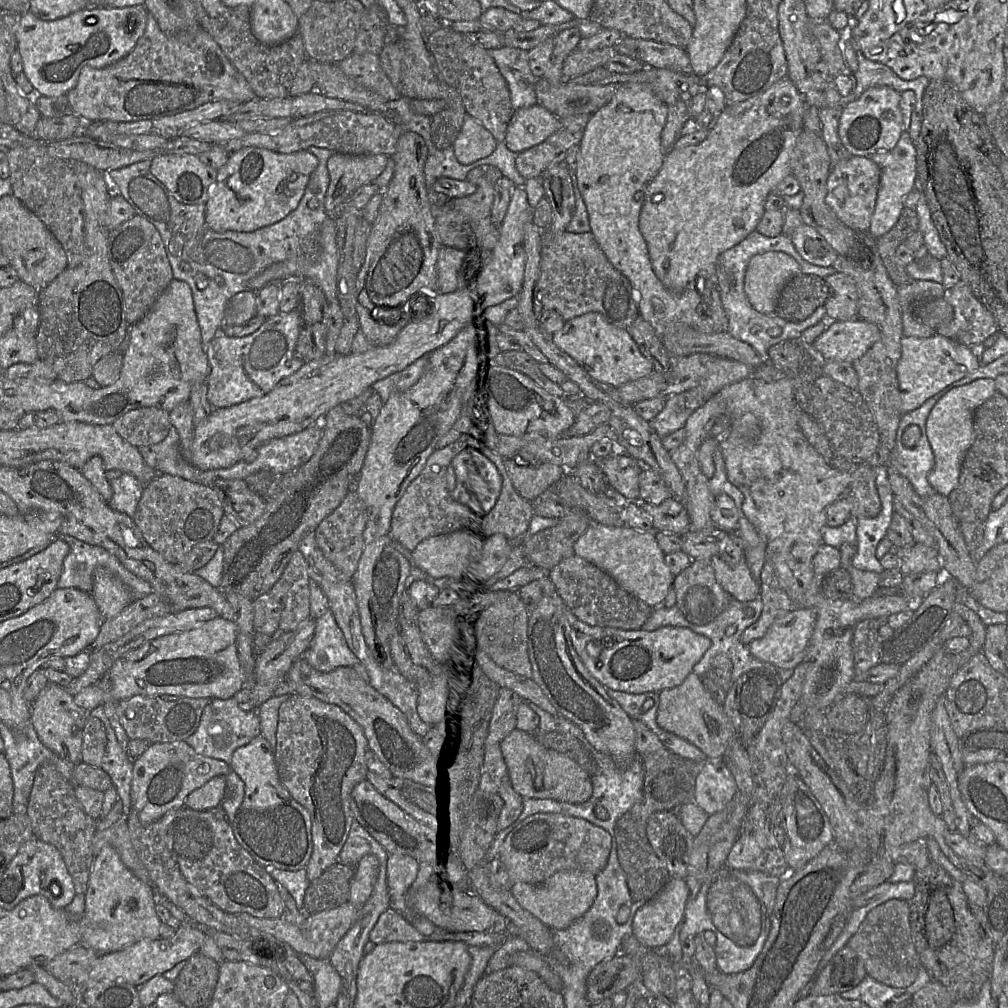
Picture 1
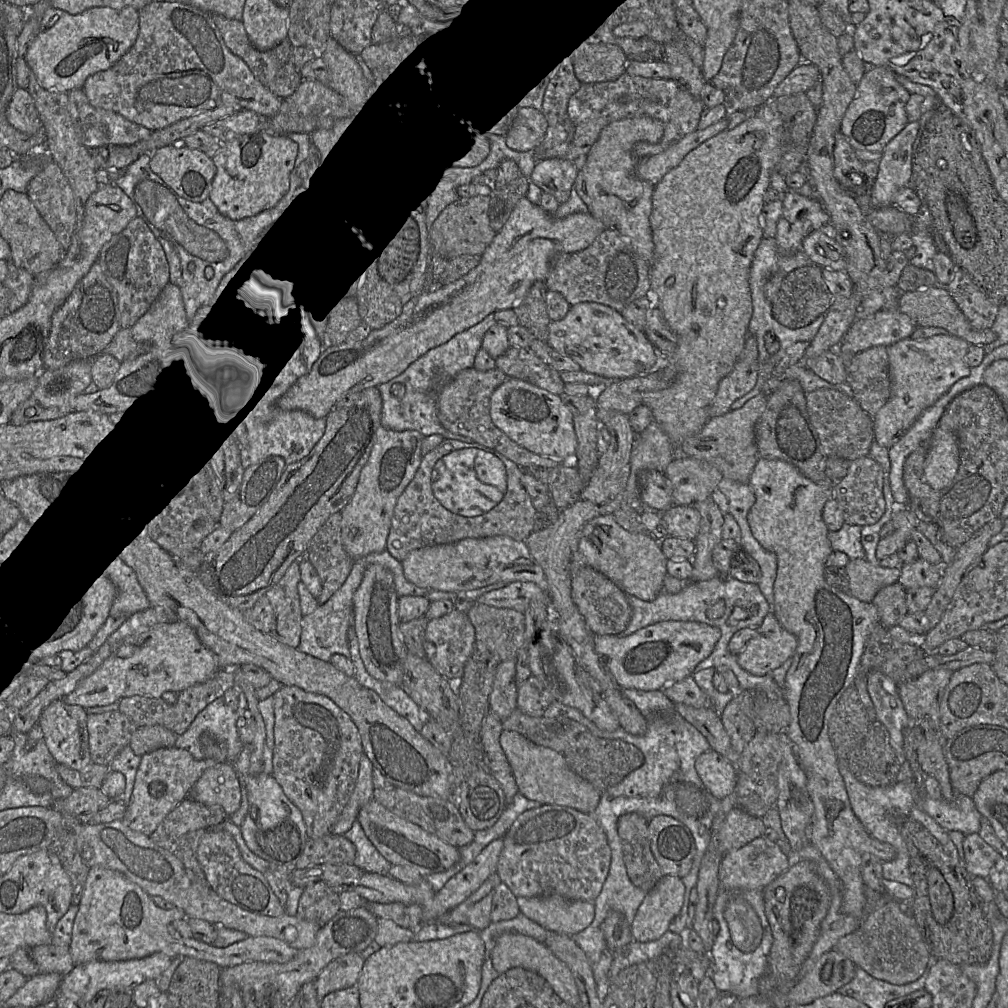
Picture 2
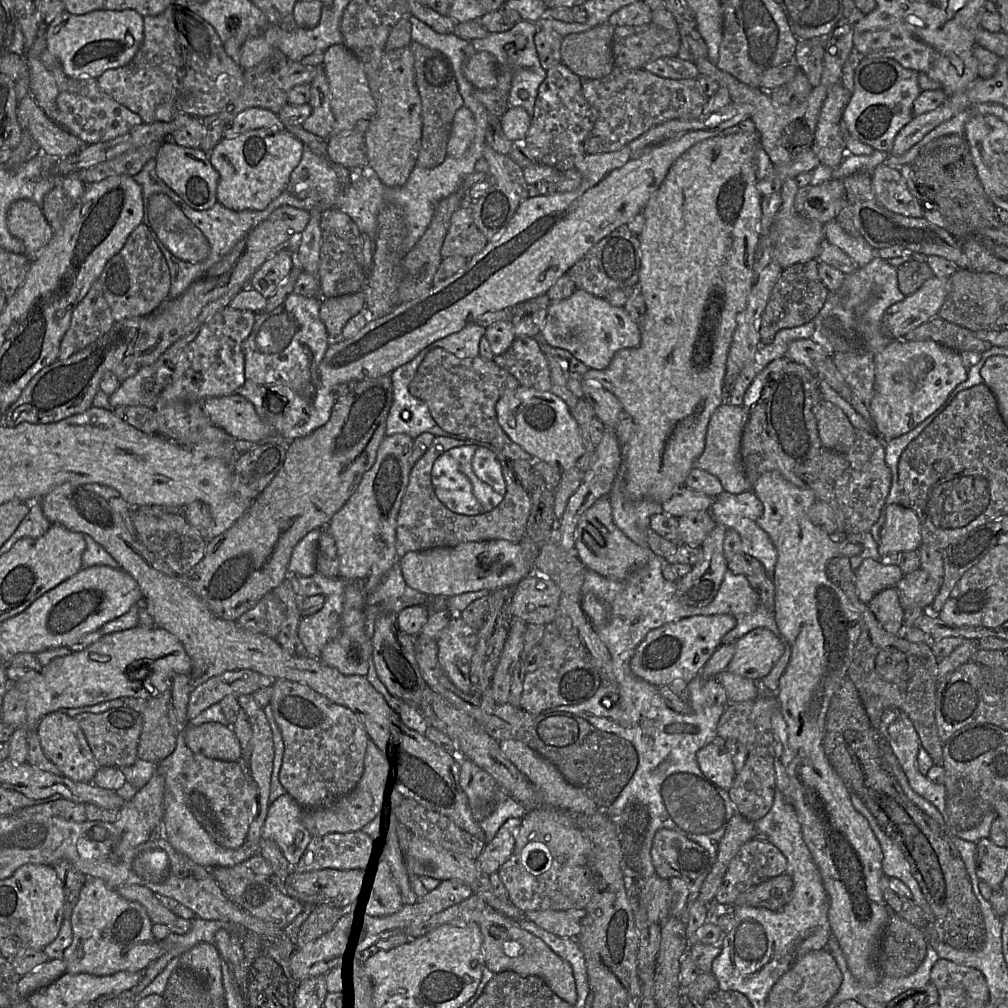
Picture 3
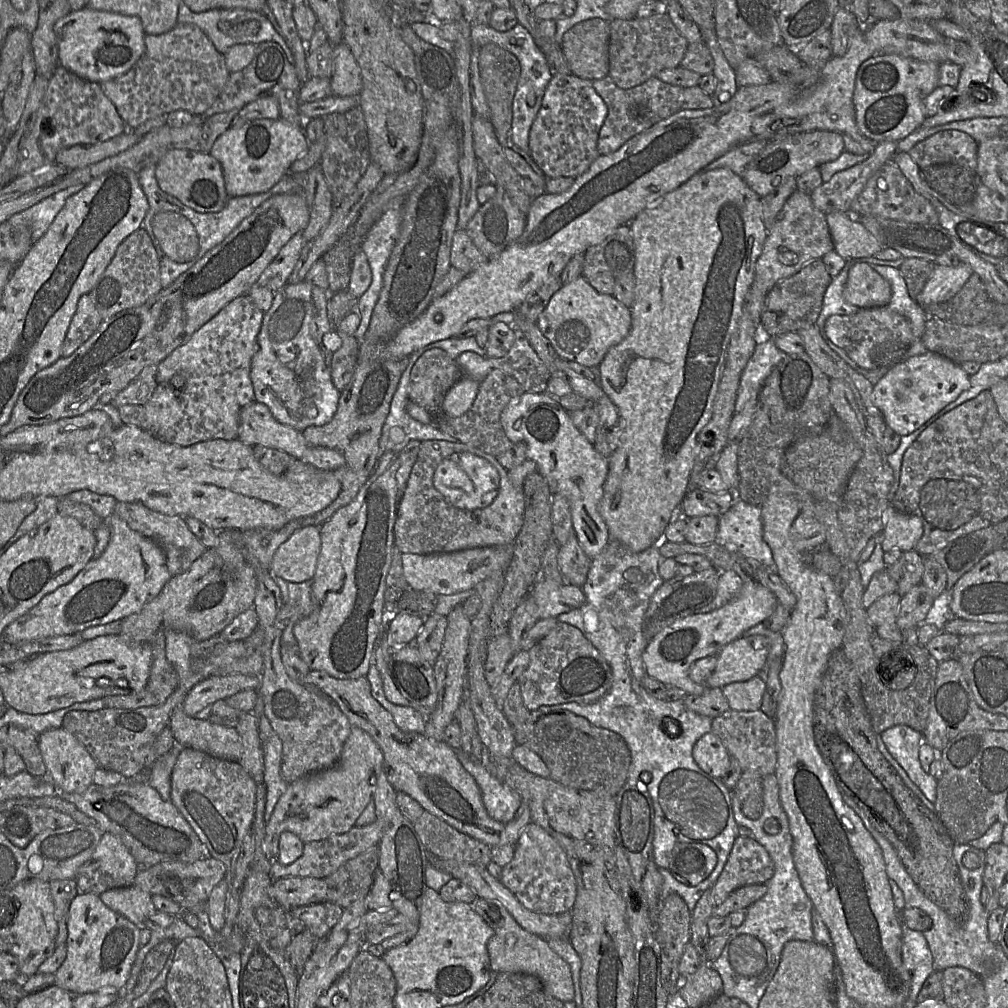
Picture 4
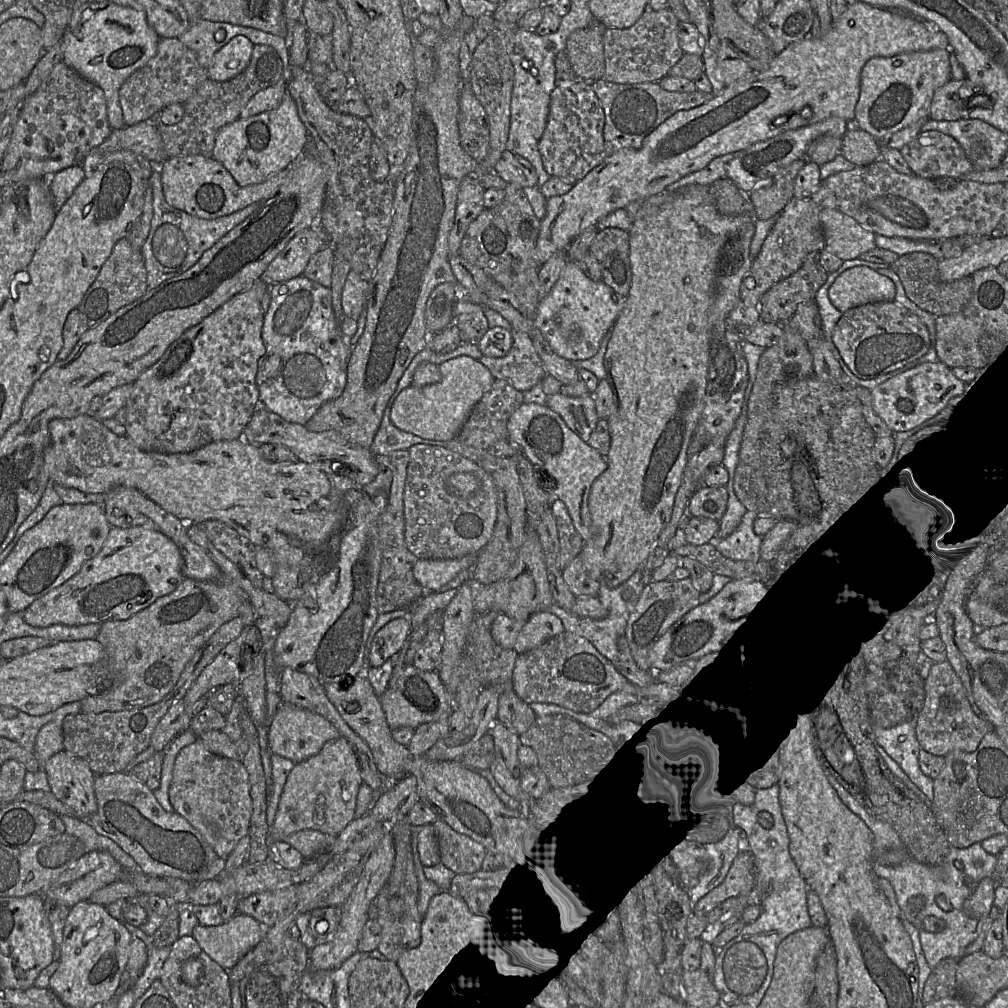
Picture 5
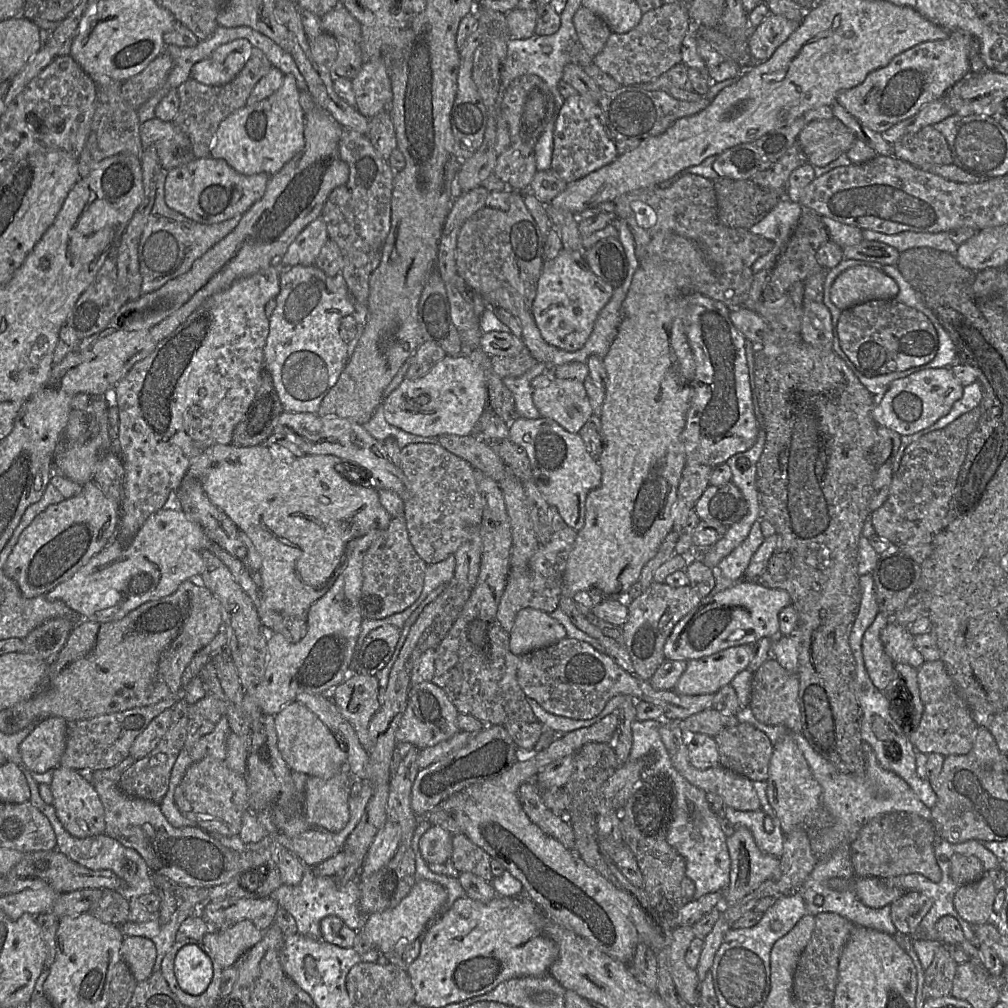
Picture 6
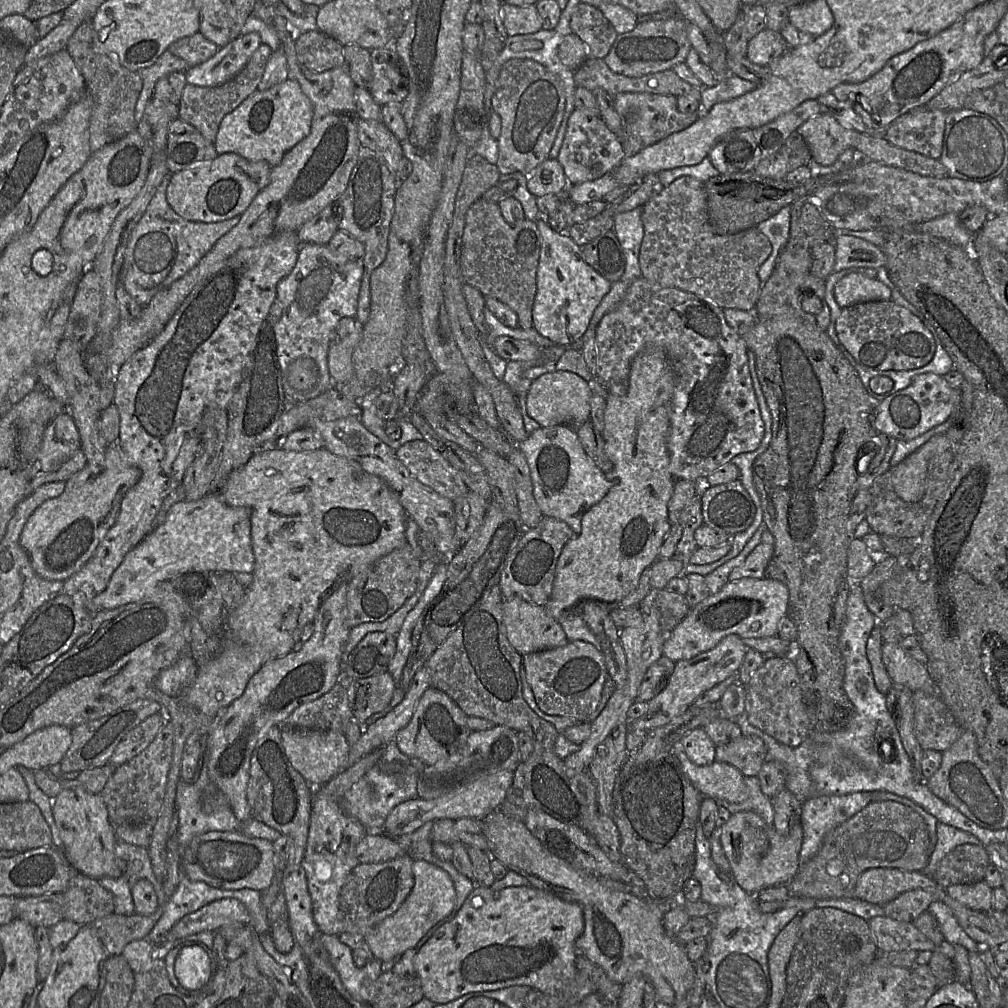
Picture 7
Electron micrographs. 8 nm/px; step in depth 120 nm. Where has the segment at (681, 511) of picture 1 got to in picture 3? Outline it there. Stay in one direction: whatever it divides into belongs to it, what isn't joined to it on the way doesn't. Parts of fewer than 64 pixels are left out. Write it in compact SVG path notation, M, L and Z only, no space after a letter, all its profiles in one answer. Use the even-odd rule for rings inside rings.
M709 511L690 512L681 516L678 518L679 542L700 548L714 526Z

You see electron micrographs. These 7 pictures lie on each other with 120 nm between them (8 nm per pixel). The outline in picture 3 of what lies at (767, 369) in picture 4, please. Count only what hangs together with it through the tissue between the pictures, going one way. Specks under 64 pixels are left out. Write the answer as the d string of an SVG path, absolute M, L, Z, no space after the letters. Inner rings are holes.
M814 321L779 330L772 343L760 345L753 360L741 371L735 385L727 394L727 402L734 406L743 405L744 394L754 378L772 361L786 356L789 344L798 339L817 339Z

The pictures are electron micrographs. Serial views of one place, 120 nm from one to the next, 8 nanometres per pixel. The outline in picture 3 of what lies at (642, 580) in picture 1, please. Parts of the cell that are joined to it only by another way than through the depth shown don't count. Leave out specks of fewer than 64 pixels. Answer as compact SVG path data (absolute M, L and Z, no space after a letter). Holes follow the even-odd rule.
M608 497L598 499L580 517L575 530L576 554L588 570L615 580L621 580L648 560L648 551L630 540L613 522Z

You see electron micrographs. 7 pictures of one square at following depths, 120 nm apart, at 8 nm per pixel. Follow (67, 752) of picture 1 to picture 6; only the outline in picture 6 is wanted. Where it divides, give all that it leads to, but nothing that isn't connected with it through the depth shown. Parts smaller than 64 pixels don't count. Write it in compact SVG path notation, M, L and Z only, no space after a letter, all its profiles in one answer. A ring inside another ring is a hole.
M60 765L52 772L50 784L53 795L52 806L64 829L77 838L105 834L104 808L93 783L76 770Z

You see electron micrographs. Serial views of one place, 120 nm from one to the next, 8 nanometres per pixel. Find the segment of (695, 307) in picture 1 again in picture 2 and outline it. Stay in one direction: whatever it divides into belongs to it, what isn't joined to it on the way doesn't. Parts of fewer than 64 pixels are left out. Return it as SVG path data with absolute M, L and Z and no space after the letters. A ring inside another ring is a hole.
M647 115L625 118L608 124L586 154L585 163L578 169L573 184L587 205L588 212L606 228L614 228L628 238L638 255L649 264L654 249L649 222L654 185L636 175L638 159L634 155L634 147L639 142L659 143L663 133L664 124Z

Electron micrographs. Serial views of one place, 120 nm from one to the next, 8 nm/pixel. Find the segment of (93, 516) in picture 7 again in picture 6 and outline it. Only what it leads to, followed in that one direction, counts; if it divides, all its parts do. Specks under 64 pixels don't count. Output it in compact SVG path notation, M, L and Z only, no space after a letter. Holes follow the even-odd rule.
M93 480L89 481L79 495L48 506L34 518L20 534L4 572L16 582L24 597L45 595L116 537L119 520L120 504L107 498Z

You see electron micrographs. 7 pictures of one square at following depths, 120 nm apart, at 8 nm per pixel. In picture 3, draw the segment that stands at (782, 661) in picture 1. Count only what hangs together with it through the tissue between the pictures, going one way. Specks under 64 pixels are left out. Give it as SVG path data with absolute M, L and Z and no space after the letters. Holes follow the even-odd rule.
M756 628L735 642L735 652L727 669L746 679L760 681L765 677L785 651L783 640L767 628Z

